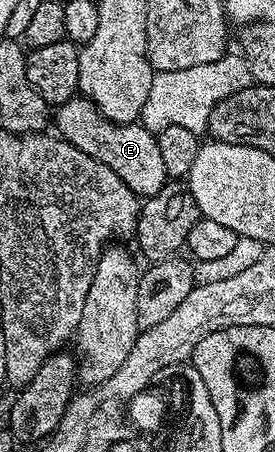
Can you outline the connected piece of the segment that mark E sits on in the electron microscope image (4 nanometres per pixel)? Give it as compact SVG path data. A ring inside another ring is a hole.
M86 97L71 98L54 114L55 129L86 156L106 164L141 199L152 198L169 181L162 152L156 143L156 134L141 124L111 122L94 103Z

